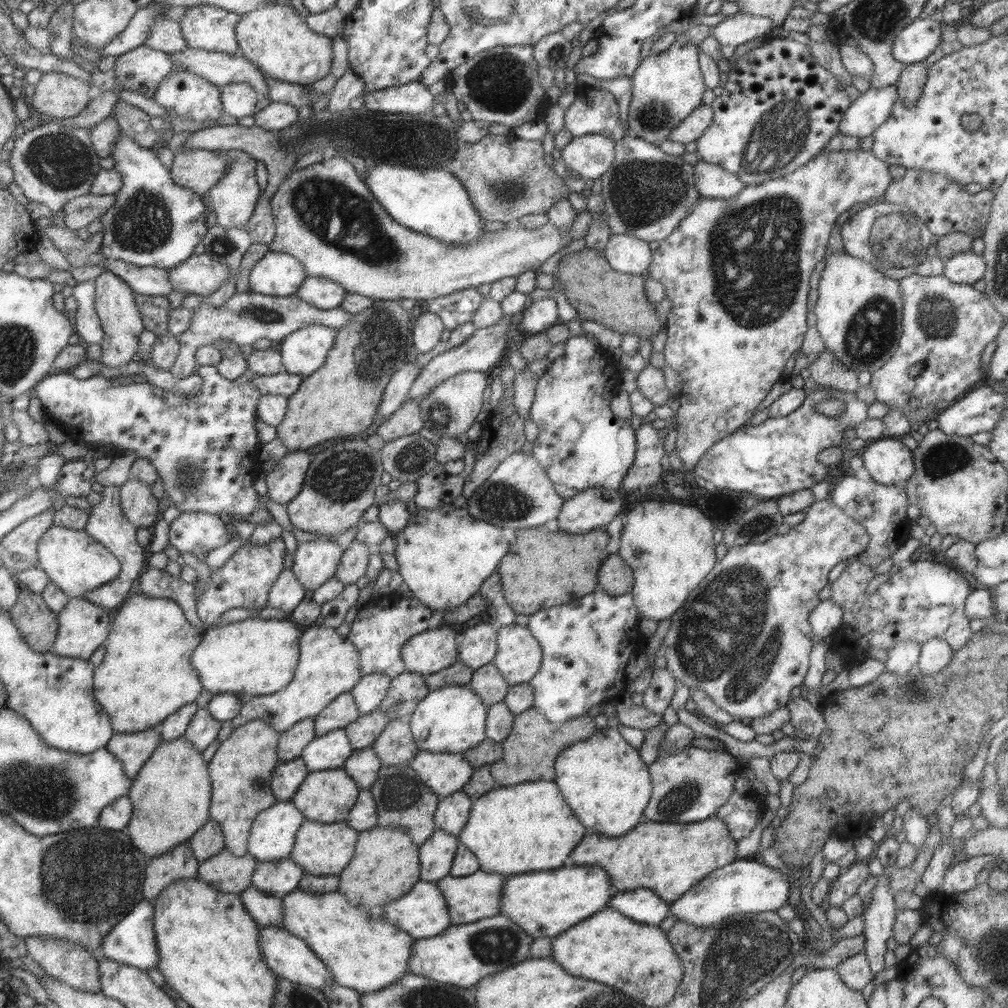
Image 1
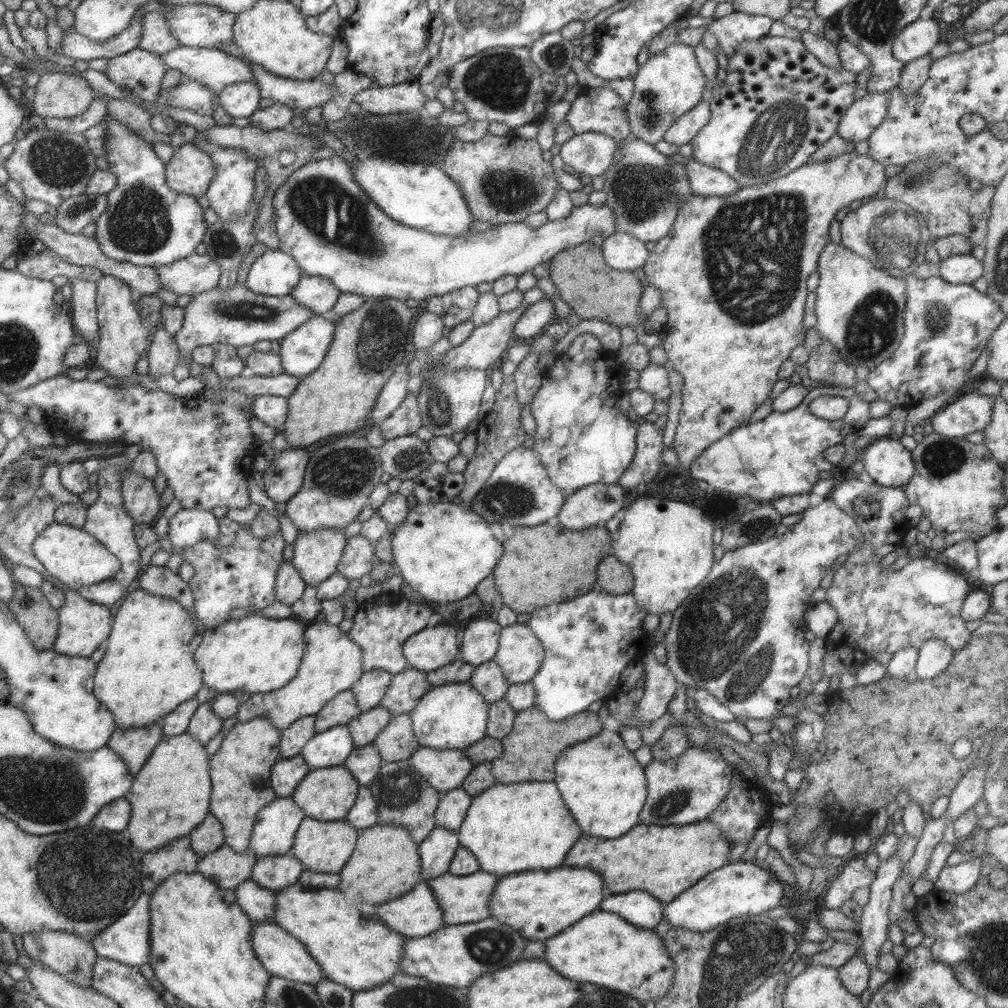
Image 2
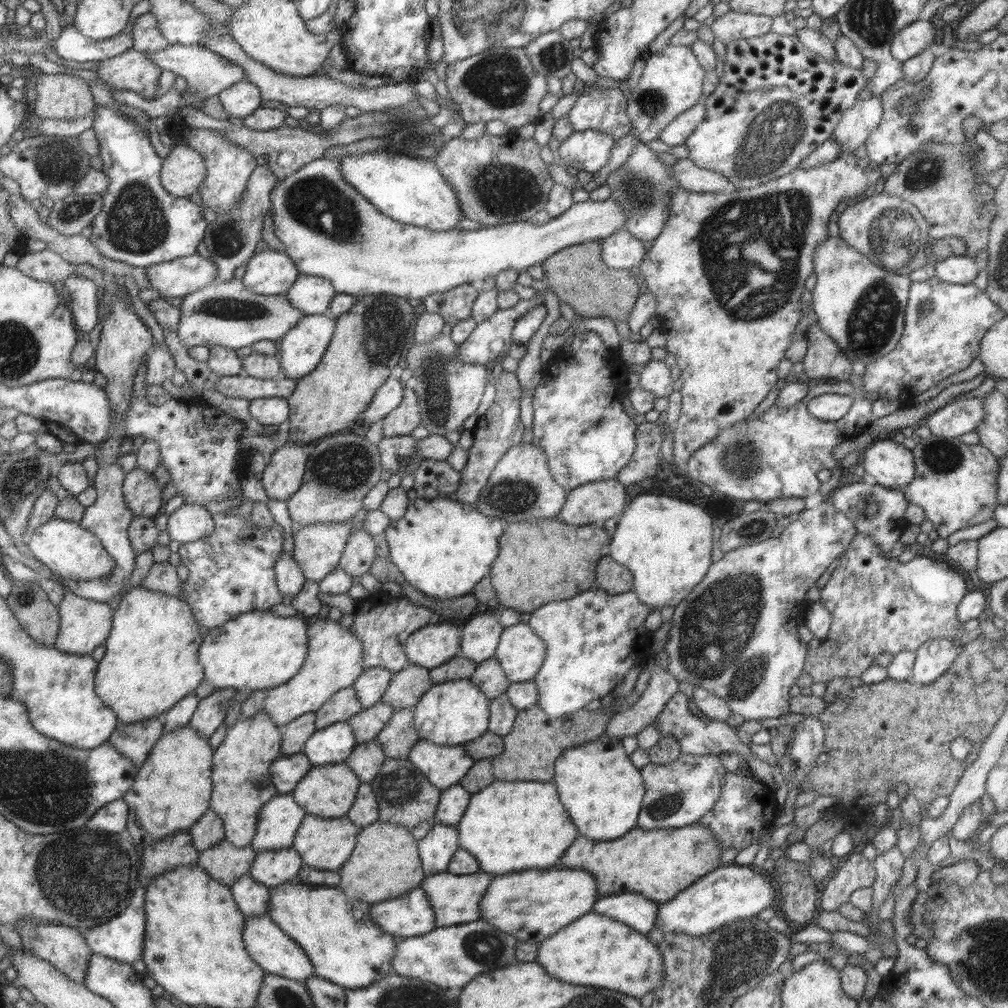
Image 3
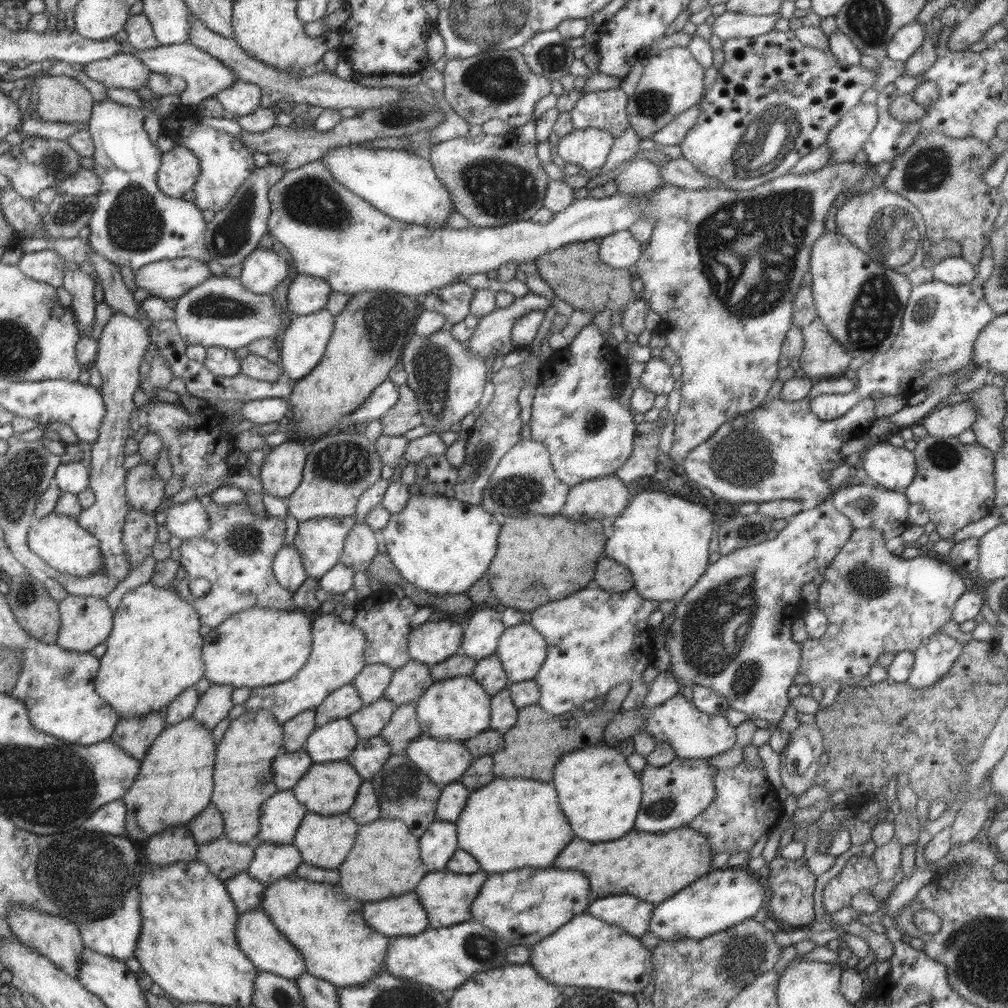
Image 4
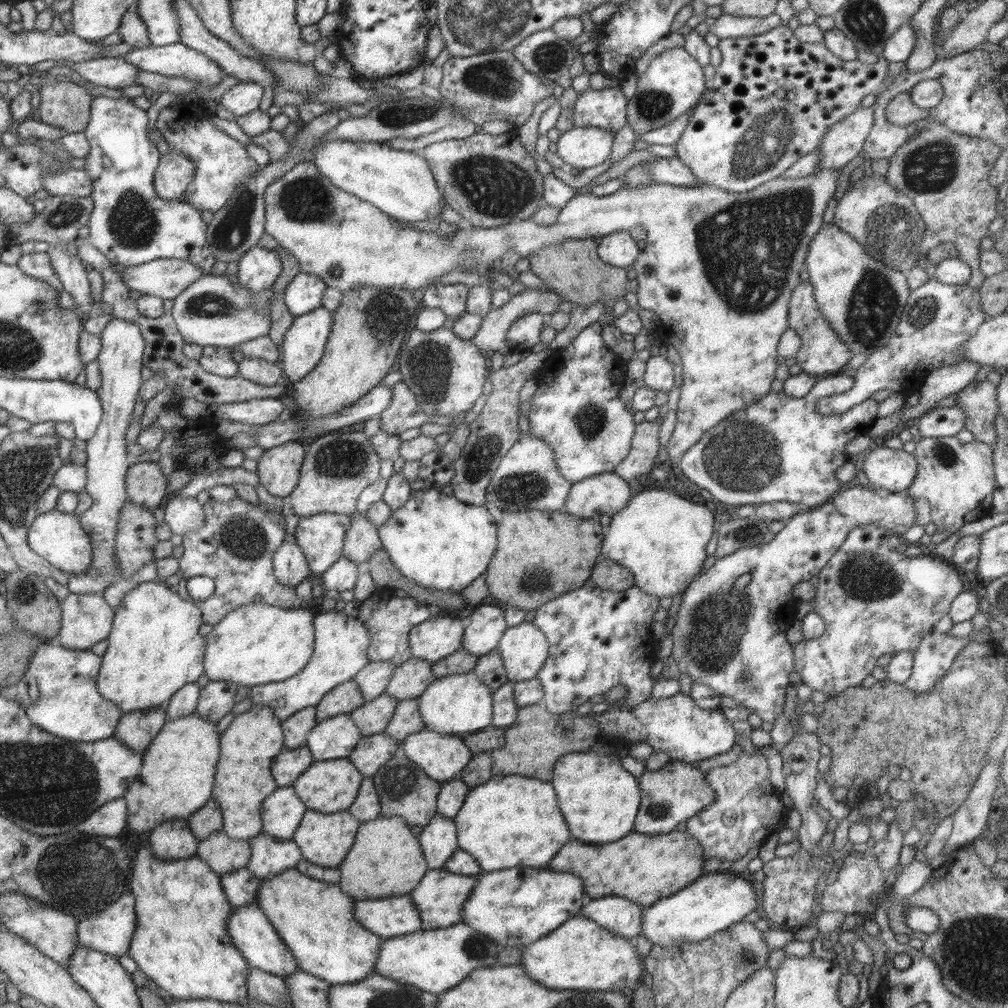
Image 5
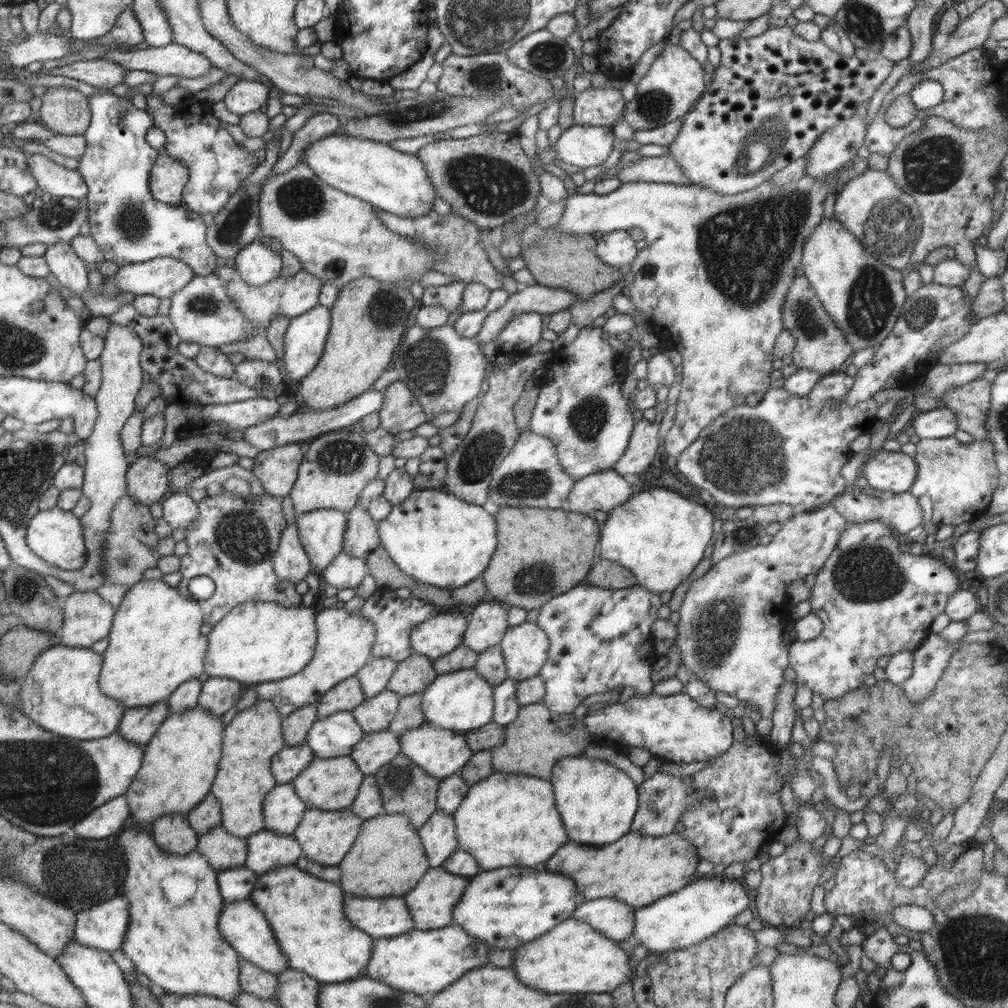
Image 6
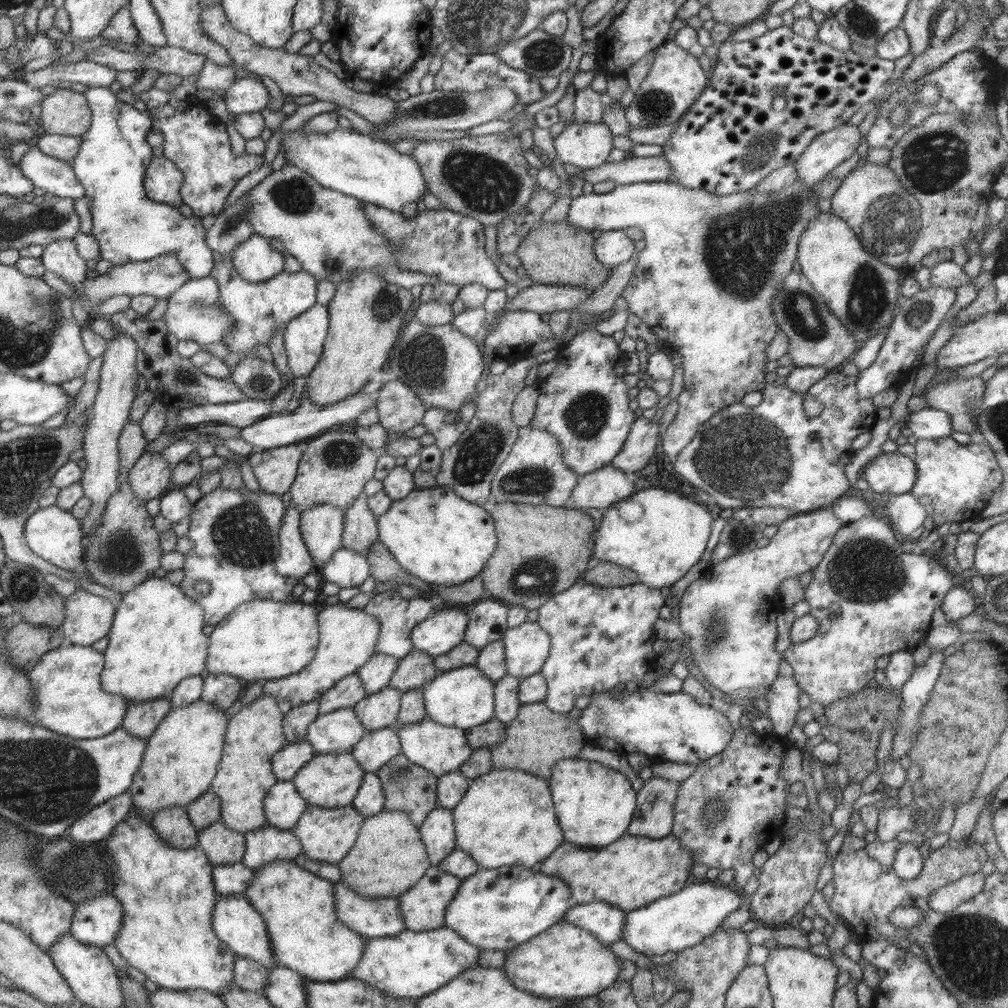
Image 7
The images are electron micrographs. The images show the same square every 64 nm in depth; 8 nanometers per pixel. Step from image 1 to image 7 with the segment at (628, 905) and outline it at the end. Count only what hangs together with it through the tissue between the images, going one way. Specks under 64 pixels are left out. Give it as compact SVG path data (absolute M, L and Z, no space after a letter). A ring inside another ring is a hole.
M593 901L574 904L561 921L567 921L595 935L602 943L611 943L621 938L625 928L626 912L607 901Z

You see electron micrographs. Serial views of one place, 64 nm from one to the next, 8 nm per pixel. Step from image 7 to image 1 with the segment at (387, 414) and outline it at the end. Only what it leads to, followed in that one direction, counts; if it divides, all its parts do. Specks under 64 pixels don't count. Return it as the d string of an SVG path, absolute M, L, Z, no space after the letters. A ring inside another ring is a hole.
M406 399L377 427L375 433L384 442L389 442L403 435L418 433L421 427L423 419L420 417L418 401Z

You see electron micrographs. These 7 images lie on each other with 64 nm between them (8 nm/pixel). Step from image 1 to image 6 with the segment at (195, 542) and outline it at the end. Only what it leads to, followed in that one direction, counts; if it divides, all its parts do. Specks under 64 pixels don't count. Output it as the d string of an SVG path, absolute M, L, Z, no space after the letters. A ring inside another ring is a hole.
M168 492L161 501L161 516L171 528L187 528L197 518L197 503L185 493Z

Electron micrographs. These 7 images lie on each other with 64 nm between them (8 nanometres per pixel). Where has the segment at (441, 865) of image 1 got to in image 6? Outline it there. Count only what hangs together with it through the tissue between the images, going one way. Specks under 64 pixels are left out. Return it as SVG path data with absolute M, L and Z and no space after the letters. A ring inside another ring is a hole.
M439 809L427 818L417 834L424 848L427 864L431 868L441 867L445 858L449 858L458 849L453 817Z

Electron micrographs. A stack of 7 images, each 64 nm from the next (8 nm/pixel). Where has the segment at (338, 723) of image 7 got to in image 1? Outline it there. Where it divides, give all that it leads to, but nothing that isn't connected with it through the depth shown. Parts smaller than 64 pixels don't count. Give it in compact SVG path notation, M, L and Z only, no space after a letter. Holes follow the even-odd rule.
M343 728L316 736L303 748L300 758L308 771L342 768L345 759L353 752Z

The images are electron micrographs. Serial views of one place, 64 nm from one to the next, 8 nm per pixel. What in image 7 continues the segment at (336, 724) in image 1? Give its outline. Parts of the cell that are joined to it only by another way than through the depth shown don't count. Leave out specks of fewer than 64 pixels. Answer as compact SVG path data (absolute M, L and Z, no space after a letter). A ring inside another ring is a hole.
M356 673L344 676L333 685L317 701L319 714L329 714L341 708L352 708L366 696L363 684Z

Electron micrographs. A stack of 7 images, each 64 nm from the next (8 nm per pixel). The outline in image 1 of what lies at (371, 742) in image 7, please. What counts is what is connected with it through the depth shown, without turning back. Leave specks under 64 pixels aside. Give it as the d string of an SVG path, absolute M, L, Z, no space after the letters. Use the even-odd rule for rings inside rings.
M371 747L353 752L345 759L342 769L353 779L359 789L368 789L377 778L382 764Z

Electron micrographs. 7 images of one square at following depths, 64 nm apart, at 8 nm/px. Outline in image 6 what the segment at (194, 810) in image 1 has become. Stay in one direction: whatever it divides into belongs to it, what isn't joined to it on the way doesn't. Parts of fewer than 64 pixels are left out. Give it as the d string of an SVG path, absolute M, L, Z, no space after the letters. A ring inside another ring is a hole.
M201 706L169 713L144 745L141 766L124 792L129 806L129 821L148 829L163 814L186 814L210 792L218 769L223 729L219 716Z

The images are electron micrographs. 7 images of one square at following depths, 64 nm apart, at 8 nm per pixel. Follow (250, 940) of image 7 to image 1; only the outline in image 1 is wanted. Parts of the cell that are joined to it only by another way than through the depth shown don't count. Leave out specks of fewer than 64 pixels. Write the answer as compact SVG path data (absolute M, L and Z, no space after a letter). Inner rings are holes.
M260 926L259 951L261 951L267 967L283 980L320 991L334 983L333 975L325 967L325 963L309 949L309 946L301 938L293 936L279 926Z

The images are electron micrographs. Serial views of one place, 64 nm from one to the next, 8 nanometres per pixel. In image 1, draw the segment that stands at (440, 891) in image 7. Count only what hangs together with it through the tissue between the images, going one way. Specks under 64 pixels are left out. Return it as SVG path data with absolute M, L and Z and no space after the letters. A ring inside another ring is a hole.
M481 869L476 870L469 876L454 877L450 874L437 880L435 885L439 887L443 901L447 905L447 915L449 915L449 924L467 924L489 918L497 914L499 910L499 898L501 898L501 882L505 878L501 878L502 874L487 873Z

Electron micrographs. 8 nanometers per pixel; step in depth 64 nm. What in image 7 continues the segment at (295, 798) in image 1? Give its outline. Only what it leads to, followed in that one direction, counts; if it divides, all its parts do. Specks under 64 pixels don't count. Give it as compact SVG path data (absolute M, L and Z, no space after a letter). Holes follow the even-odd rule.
M350 753L341 754L315 754L303 768L300 768L291 778L297 794L308 805L323 808L337 808L337 806L350 806L353 797L357 794L364 775L364 770L355 762Z

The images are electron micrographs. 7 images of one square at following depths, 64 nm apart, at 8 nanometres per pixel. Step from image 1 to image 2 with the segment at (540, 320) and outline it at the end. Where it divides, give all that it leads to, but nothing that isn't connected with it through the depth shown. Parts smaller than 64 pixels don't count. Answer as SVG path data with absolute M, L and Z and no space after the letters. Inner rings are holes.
M545 298L528 305L515 321L512 333L527 339L541 334L541 330L549 325L553 308L553 303Z

